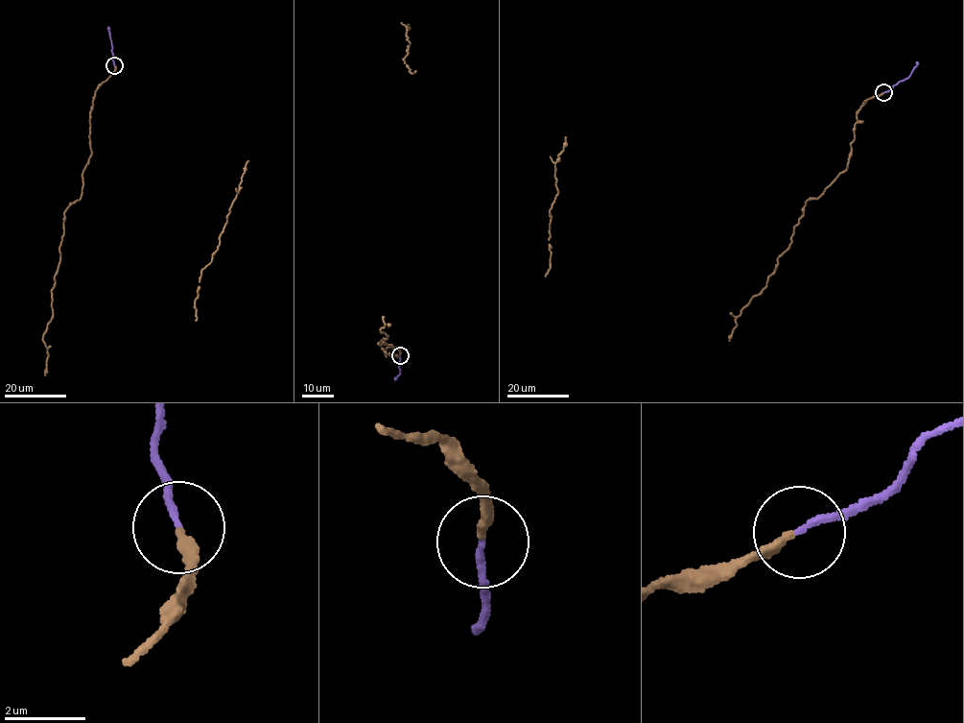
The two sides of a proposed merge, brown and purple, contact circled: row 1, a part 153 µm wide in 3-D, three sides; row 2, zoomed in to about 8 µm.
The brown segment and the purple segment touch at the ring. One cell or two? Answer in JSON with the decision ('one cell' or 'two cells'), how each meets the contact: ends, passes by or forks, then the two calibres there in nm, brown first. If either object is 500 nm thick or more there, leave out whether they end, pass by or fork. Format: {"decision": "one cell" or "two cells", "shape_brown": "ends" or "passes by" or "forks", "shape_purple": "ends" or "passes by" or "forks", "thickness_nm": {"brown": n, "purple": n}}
{"decision": "one cell", "shape_brown": "ends", "shape_purple": "ends", "thickness_nm": {"brown": 240, "purple": 160}}

